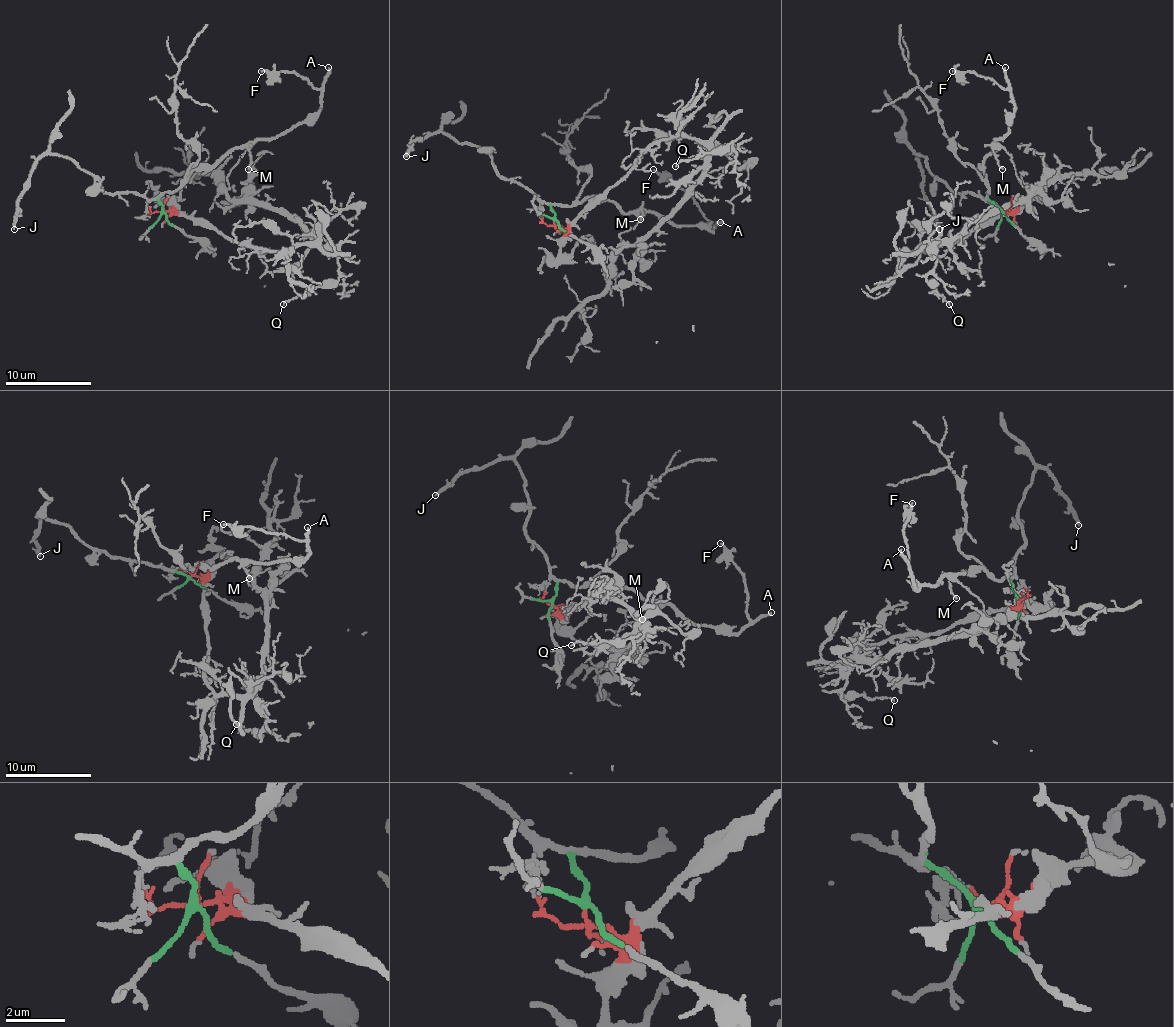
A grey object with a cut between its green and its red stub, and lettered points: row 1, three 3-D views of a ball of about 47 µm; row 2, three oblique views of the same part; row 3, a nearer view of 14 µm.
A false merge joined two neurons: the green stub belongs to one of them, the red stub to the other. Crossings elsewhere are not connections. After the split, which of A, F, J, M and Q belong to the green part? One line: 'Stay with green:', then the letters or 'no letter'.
Stay with green: A, F, J, M

